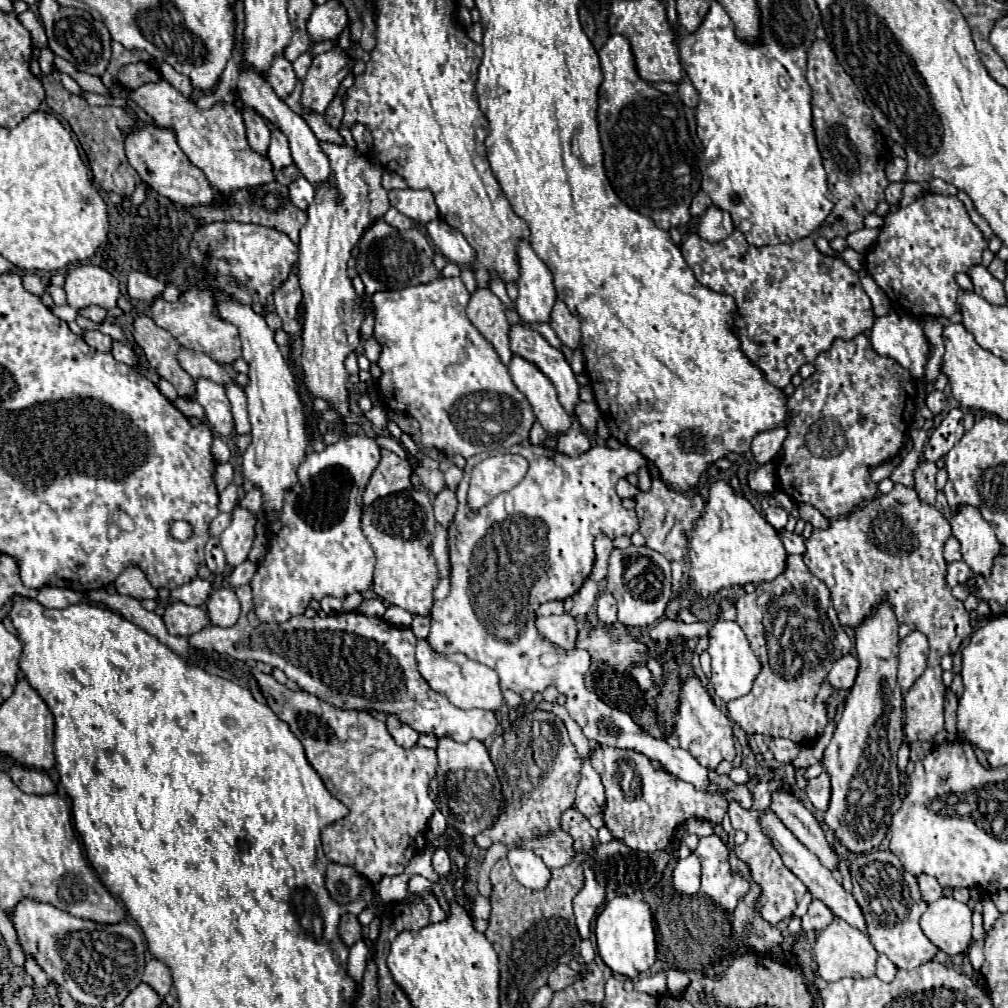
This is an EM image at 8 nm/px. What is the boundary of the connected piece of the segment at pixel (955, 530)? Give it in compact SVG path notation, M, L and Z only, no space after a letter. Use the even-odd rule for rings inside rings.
M956 506L950 518L952 536L960 542L964 562L974 574L988 576L994 556L1000 554L1000 542L992 526L972 506Z

